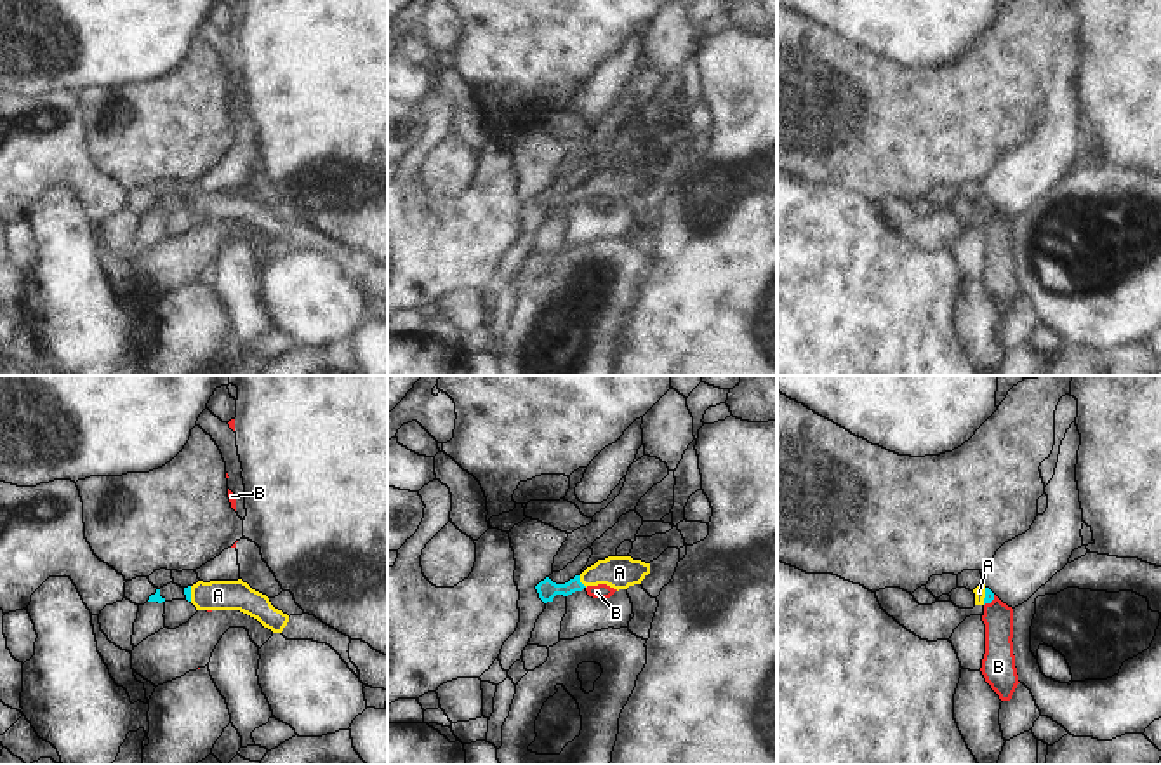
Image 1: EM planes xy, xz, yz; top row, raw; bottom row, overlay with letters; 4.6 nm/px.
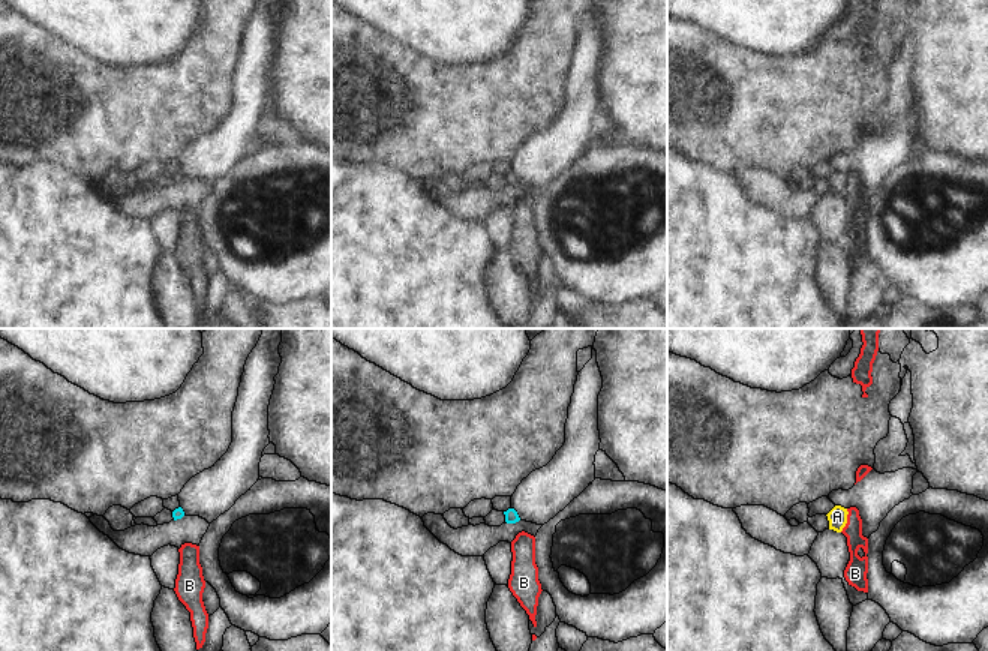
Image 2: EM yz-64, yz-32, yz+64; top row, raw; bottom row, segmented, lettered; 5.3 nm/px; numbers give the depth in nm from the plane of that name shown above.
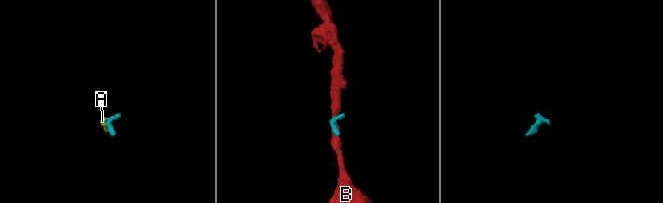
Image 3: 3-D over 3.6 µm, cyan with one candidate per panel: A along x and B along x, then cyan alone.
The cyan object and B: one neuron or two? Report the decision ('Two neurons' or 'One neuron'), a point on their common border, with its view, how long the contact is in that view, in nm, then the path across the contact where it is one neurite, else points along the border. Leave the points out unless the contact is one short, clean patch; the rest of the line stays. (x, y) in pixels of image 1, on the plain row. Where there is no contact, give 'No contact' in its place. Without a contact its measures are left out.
Two neurons. Touches cyan at yz (989, 212). Shared border 80 nm. Boundary: yz (995, 206), (984, 216)

